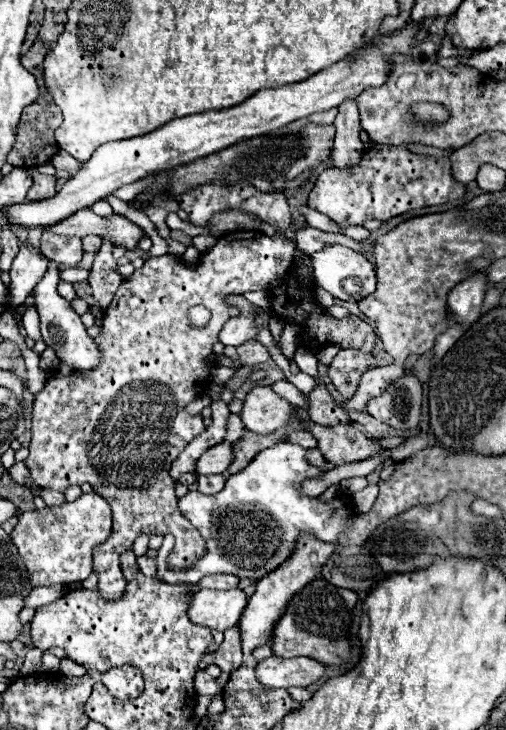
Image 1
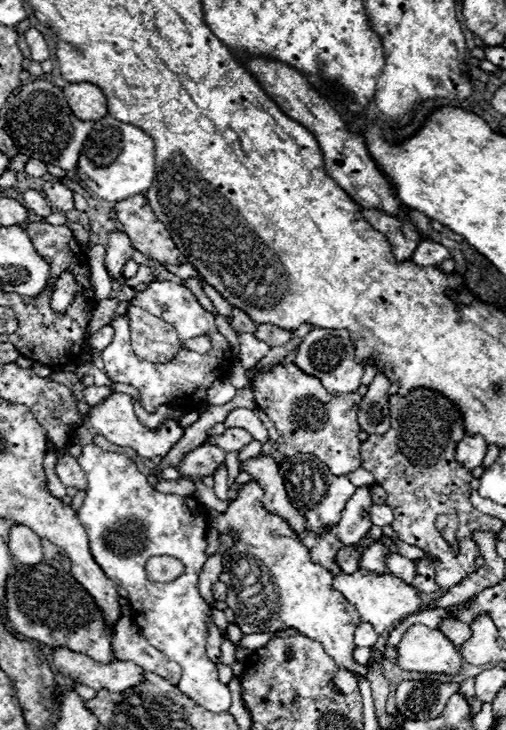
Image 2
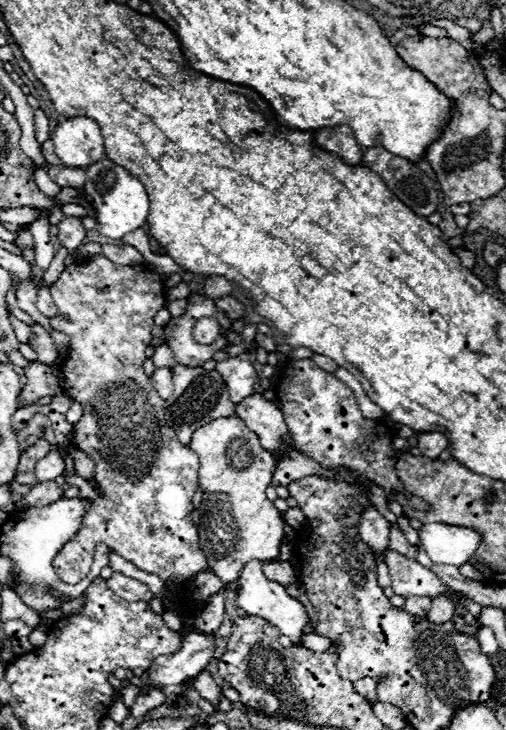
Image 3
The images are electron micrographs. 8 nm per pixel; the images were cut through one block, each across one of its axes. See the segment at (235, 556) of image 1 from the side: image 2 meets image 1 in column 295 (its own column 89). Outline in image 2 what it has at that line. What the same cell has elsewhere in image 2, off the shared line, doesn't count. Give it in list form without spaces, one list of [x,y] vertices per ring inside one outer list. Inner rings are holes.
[[[94,444],[82,446],[78,464],[86,472],[88,490],[76,516],[88,534],[92,558],[112,582],[128,592],[130,606],[136,610],[134,622],[142,628],[142,636],[180,664],[182,676],[176,686],[198,706],[210,712],[226,712],[230,708],[230,690],[218,680],[216,664],[206,656],[204,618],[210,608],[198,594],[198,578],[206,562],[206,508],[190,496],[182,498],[154,490],[130,458],[104,452]],[[152,556],[180,558],[184,572],[178,580],[152,582],[144,570]]]

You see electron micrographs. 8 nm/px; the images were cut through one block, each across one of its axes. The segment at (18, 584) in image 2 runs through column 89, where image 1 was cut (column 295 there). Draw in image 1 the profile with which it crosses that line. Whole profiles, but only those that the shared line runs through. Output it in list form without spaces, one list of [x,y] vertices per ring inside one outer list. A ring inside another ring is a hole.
[[[318,578],[306,584],[300,592],[292,596],[292,600],[286,606],[286,612],[280,616],[280,620],[274,626],[274,634],[270,640],[272,652],[276,656],[294,658],[294,656],[308,656],[322,664],[340,664],[348,662],[350,658],[350,642],[348,642],[348,630],[350,630],[350,614],[358,602],[358,594],[352,590],[344,590],[338,586],[332,586],[330,582]]]

